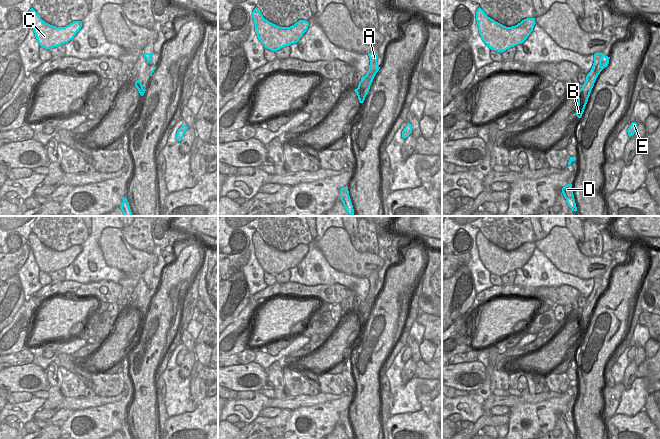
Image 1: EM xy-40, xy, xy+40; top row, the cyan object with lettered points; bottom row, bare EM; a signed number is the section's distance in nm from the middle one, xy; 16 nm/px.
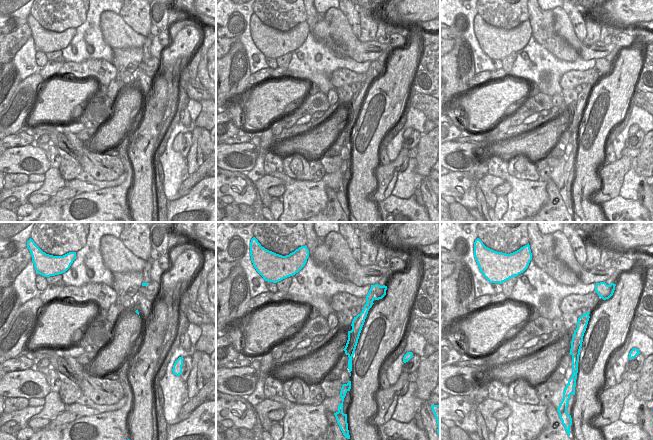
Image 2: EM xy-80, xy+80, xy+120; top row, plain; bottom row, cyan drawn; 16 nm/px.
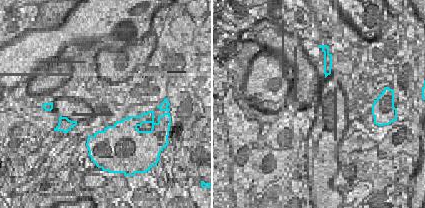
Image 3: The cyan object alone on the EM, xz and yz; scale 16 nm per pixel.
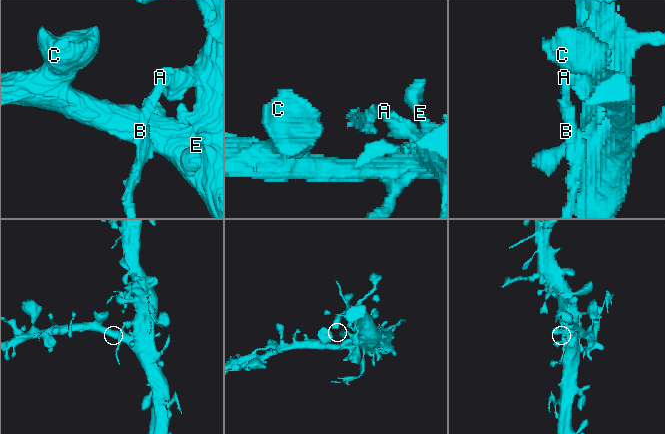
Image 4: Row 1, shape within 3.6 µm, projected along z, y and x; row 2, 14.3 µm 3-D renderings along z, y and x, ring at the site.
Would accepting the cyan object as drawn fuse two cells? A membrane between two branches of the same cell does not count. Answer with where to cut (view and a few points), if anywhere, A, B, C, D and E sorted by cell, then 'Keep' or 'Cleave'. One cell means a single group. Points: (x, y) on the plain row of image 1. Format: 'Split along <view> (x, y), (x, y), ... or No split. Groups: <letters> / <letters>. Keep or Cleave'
Split along xy (367, 295), (375, 298). Groups: A C E / B D. Cleave

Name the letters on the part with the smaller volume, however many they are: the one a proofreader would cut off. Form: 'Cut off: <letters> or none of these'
Cut off: B, D

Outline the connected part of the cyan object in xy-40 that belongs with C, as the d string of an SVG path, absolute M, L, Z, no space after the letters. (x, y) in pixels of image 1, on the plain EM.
M33 232L28 237L28 244L39 269L45 273L68 267L82 251L81 245L73 245L65 251L50 249L43 245Z

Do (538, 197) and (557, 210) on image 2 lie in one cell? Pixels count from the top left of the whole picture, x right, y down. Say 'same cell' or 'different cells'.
different cells

